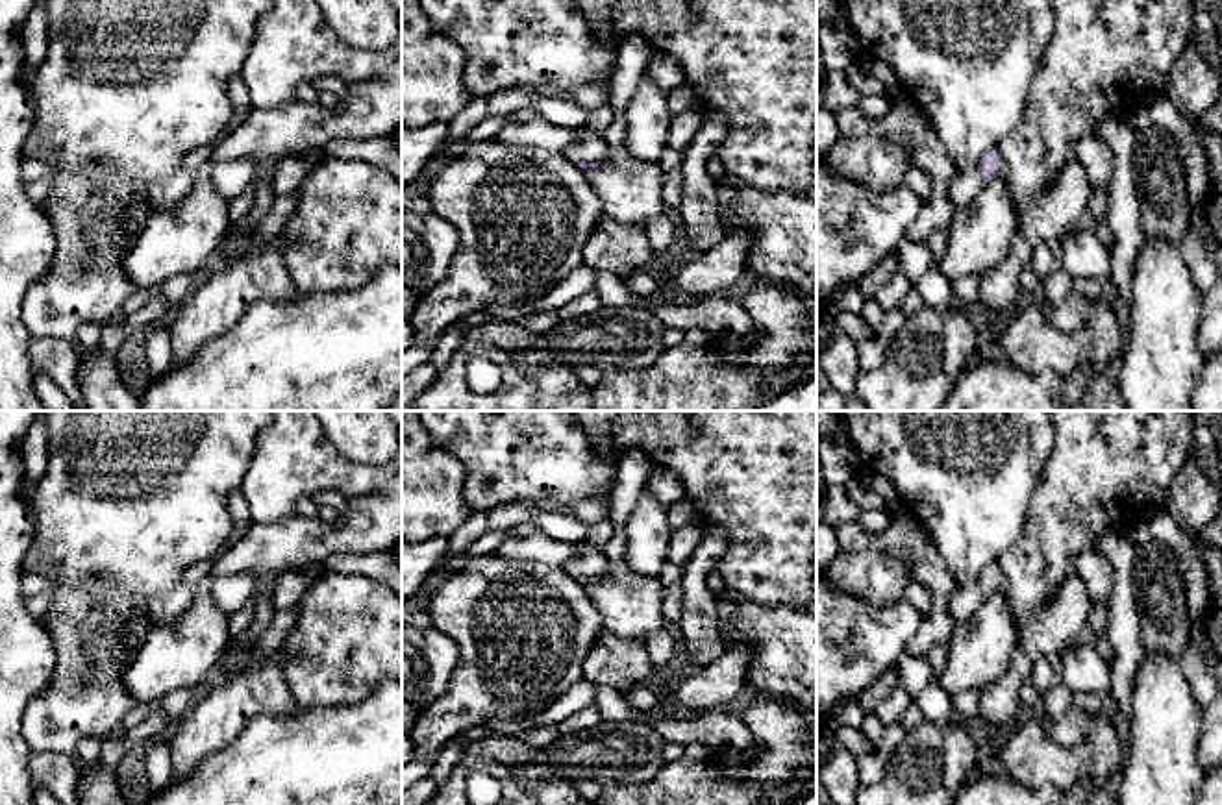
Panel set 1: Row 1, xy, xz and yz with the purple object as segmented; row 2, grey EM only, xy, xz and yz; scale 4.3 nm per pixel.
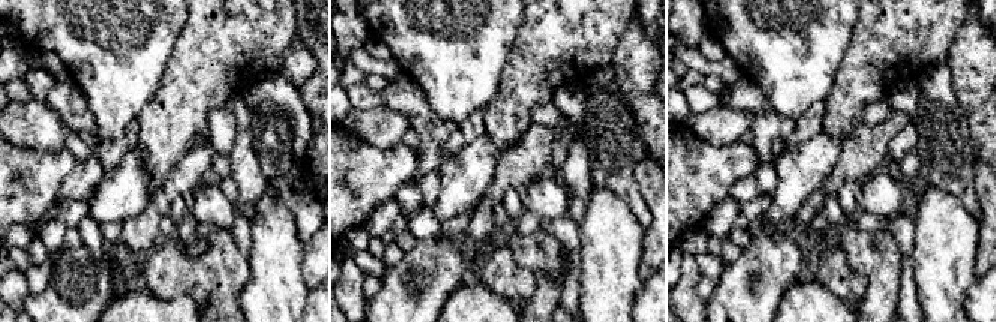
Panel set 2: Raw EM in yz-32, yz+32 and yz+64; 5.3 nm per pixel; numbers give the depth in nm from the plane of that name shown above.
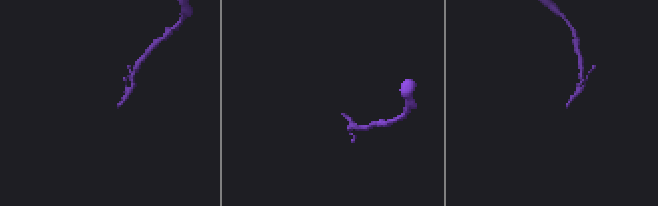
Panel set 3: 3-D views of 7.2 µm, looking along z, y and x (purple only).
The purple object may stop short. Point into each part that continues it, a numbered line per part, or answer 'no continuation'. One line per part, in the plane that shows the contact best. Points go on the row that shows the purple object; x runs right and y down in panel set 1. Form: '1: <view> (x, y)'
1: xz (589, 147)

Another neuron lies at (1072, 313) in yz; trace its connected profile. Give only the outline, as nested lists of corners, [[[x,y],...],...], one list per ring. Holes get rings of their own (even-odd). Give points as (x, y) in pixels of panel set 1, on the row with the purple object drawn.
[[[1070,292],[1057,303],[1052,303],[1044,296],[1039,296],[1037,303],[1046,322],[1061,331],[1078,331],[1085,328],[1092,315],[1092,300],[1083,294]]]

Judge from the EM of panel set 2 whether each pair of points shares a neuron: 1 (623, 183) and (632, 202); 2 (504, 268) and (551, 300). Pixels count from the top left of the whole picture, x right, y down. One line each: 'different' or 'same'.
1: same
2: different

